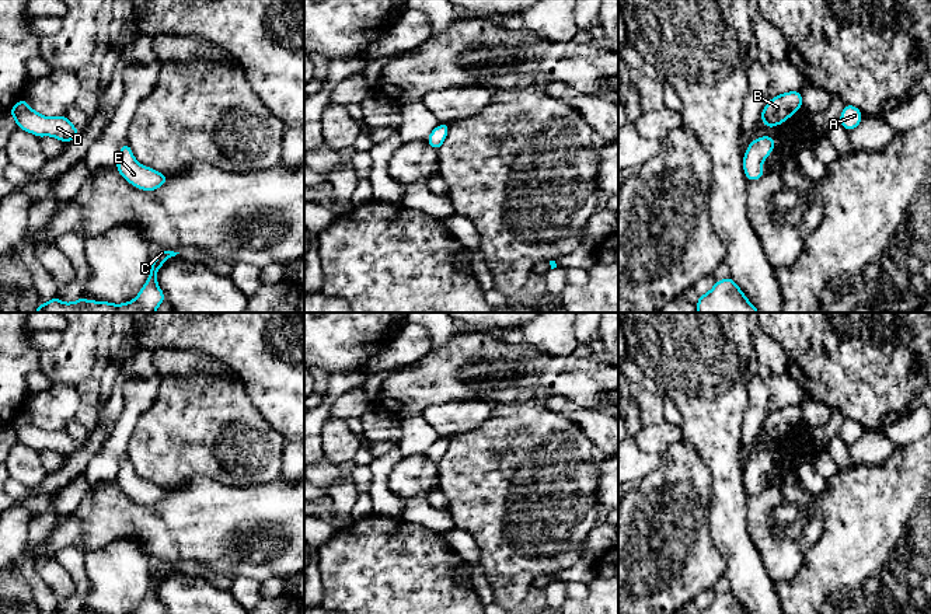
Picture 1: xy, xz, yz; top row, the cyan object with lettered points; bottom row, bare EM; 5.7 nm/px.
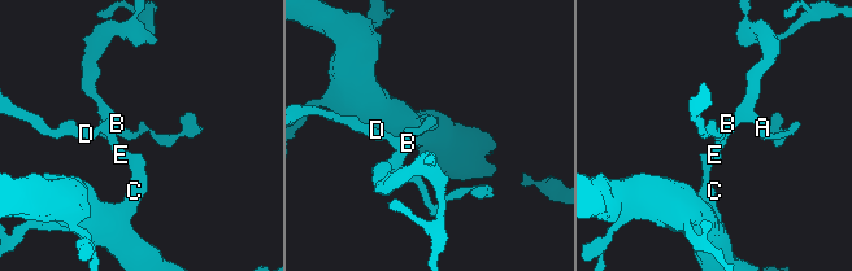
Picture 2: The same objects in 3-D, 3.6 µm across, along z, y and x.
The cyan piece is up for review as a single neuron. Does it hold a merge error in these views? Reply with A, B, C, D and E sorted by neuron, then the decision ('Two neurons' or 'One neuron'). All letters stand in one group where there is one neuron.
Groups: A B C D E. One neuron

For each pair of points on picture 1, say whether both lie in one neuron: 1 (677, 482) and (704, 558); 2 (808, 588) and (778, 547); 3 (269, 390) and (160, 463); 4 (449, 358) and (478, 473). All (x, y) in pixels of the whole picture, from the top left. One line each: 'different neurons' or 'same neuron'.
1: same neuron
2: different neurons
3: different neurons
4: different neurons

